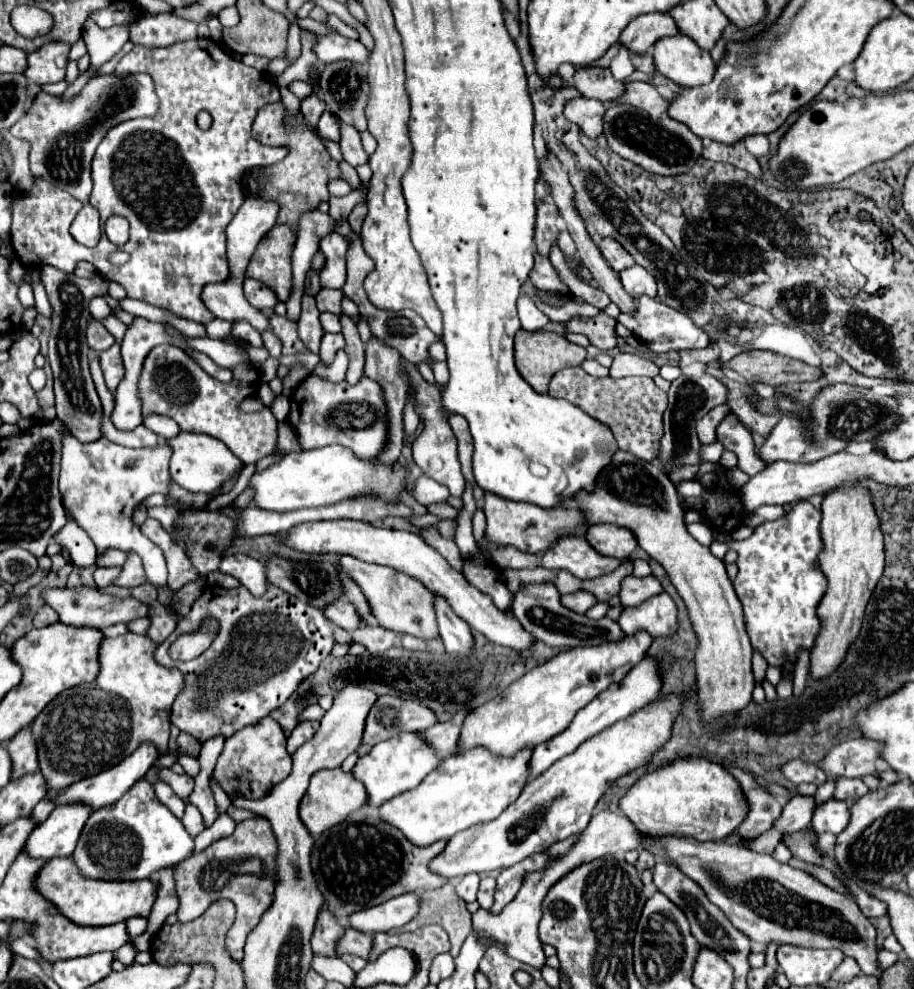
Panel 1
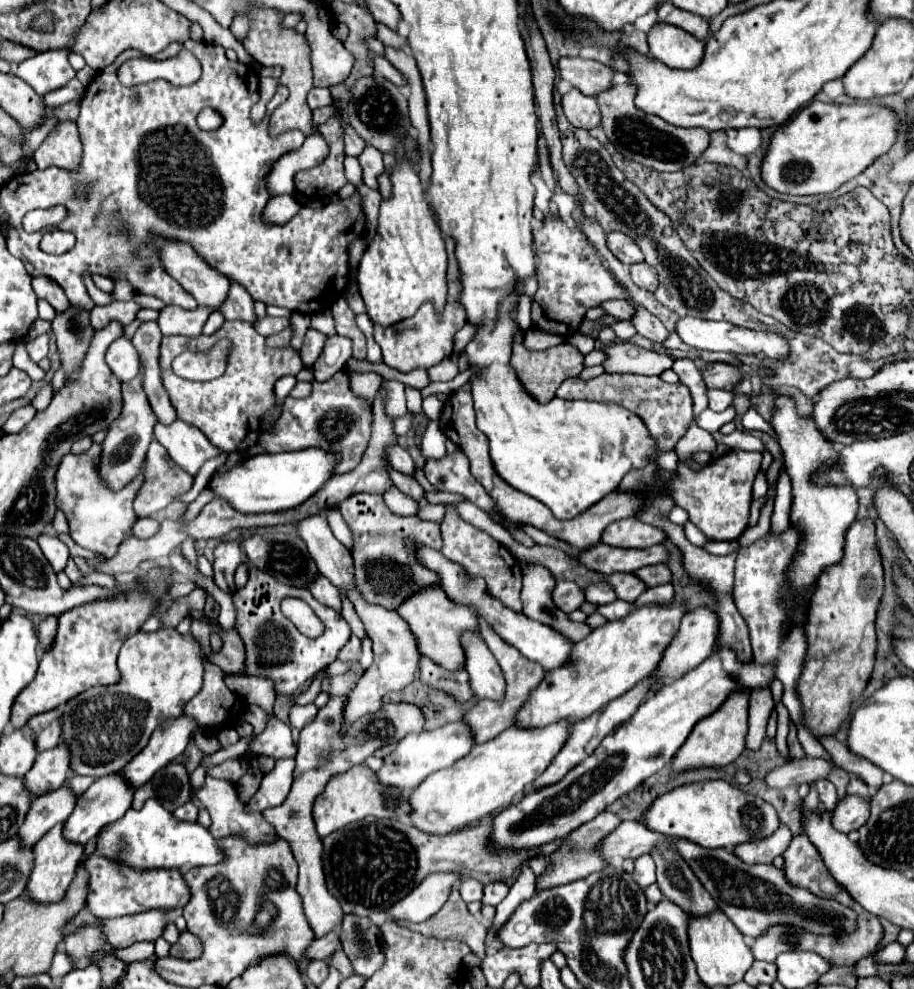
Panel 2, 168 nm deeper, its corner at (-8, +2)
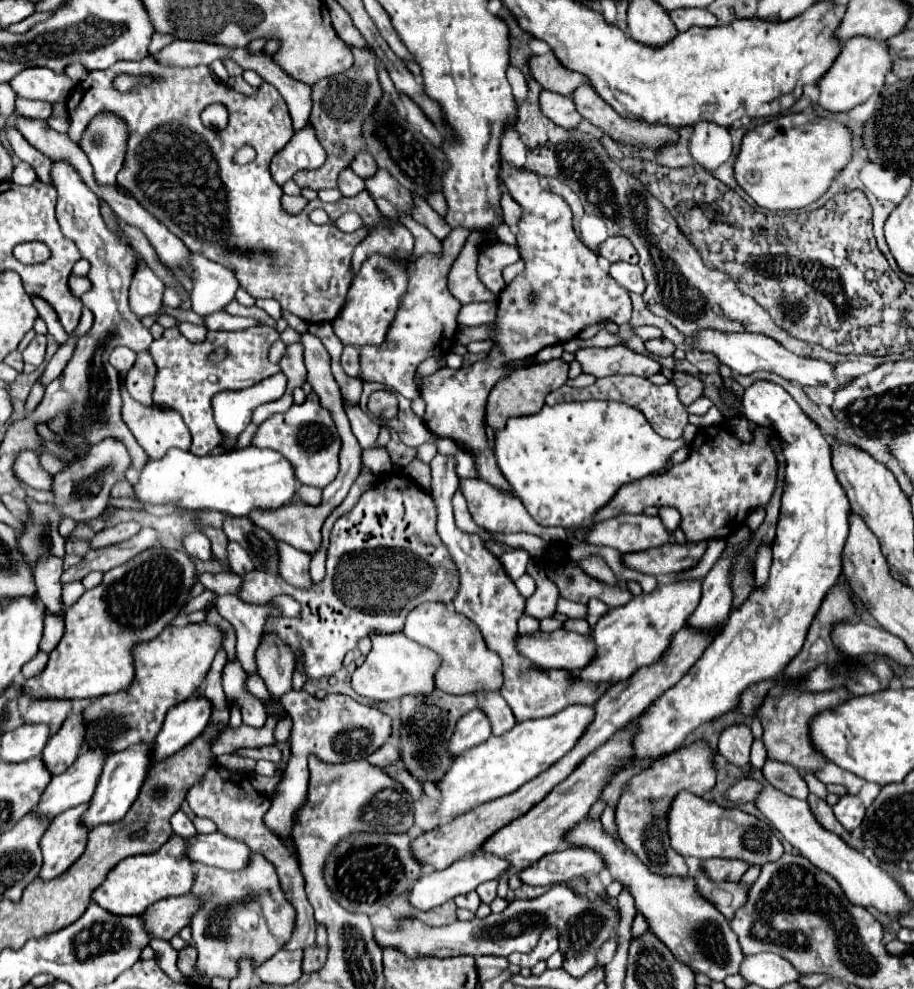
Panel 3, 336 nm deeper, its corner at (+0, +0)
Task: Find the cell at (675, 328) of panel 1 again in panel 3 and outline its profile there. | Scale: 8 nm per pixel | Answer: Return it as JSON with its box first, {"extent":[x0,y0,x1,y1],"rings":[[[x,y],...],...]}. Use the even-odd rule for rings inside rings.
{"extent":[690,328,846,390],"rings":[[[706,328],[702,332],[694,332],[690,336],[692,346],[702,350],[702,352],[710,352],[714,354],[722,364],[726,364],[728,368],[732,368],[734,374],[754,374],[758,370],[766,370],[766,372],[774,372],[786,380],[794,380],[802,386],[818,386],[824,384],[830,390],[836,390],[840,386],[844,386],[846,382],[838,382],[832,374],[832,366],[824,360],[816,360],[816,358],[802,358],[796,356],[792,352],[788,352],[784,346],[776,344],[776,340],[772,340],[770,336],[764,334],[750,334],[750,332],[714,332],[714,328]]]}

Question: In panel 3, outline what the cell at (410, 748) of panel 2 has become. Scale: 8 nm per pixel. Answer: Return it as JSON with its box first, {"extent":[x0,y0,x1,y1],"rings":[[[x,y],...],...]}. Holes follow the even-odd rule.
{"extent":[448,708,490,756],"rings":[[[474,708],[472,712],[464,714],[454,728],[452,738],[448,740],[448,748],[450,748],[450,756],[458,756],[470,748],[474,748],[476,744],[482,744],[484,740],[488,740],[490,736],[490,722],[486,718],[486,714],[478,708]]]}

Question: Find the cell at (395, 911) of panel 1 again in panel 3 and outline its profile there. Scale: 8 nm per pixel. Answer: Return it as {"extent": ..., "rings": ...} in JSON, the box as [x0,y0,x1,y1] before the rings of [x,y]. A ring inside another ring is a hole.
{"extent":[408,854,508,912],"rings":[[[474,854],[474,856],[466,856],[466,858],[460,858],[456,862],[452,862],[448,868],[444,870],[432,870],[432,872],[426,872],[416,884],[414,888],[410,890],[408,894],[408,902],[412,908],[420,910],[420,912],[426,912],[426,910],[432,910],[444,902],[448,902],[450,898],[458,896],[458,894],[466,894],[466,892],[472,892],[478,884],[486,882],[486,880],[496,880],[504,870],[508,868],[508,862],[502,860],[502,858],[496,858],[496,856],[490,856],[490,854]]]}

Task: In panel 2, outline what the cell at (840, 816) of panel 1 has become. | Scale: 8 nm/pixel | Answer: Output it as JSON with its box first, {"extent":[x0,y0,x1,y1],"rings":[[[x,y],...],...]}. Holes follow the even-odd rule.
{"extent":[832,796,870,834],"rings":[[[846,796],[842,800],[838,800],[836,810],[832,812],[832,824],[848,834],[852,830],[858,830],[860,826],[866,824],[870,816],[870,802],[862,796]]]}

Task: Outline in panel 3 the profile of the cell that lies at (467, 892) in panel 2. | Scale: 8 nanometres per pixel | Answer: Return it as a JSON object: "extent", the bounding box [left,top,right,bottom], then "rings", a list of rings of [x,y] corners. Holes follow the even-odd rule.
{"extent":[454,892,480,912],"rings":[[[468,892],[468,894],[460,894],[460,896],[456,896],[454,902],[456,902],[458,908],[468,908],[468,910],[476,912],[476,908],[480,906],[480,896],[478,896],[476,892]]]}

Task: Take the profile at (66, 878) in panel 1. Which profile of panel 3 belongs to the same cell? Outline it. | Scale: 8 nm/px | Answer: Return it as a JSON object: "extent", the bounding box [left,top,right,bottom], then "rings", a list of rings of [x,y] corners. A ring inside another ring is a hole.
{"extent":[92,836,194,916],"rings":[[[172,836],[158,852],[130,856],[112,868],[106,880],[92,892],[92,902],[116,916],[138,916],[156,900],[188,894],[192,882],[194,870],[186,856],[186,842],[180,836]]]}

